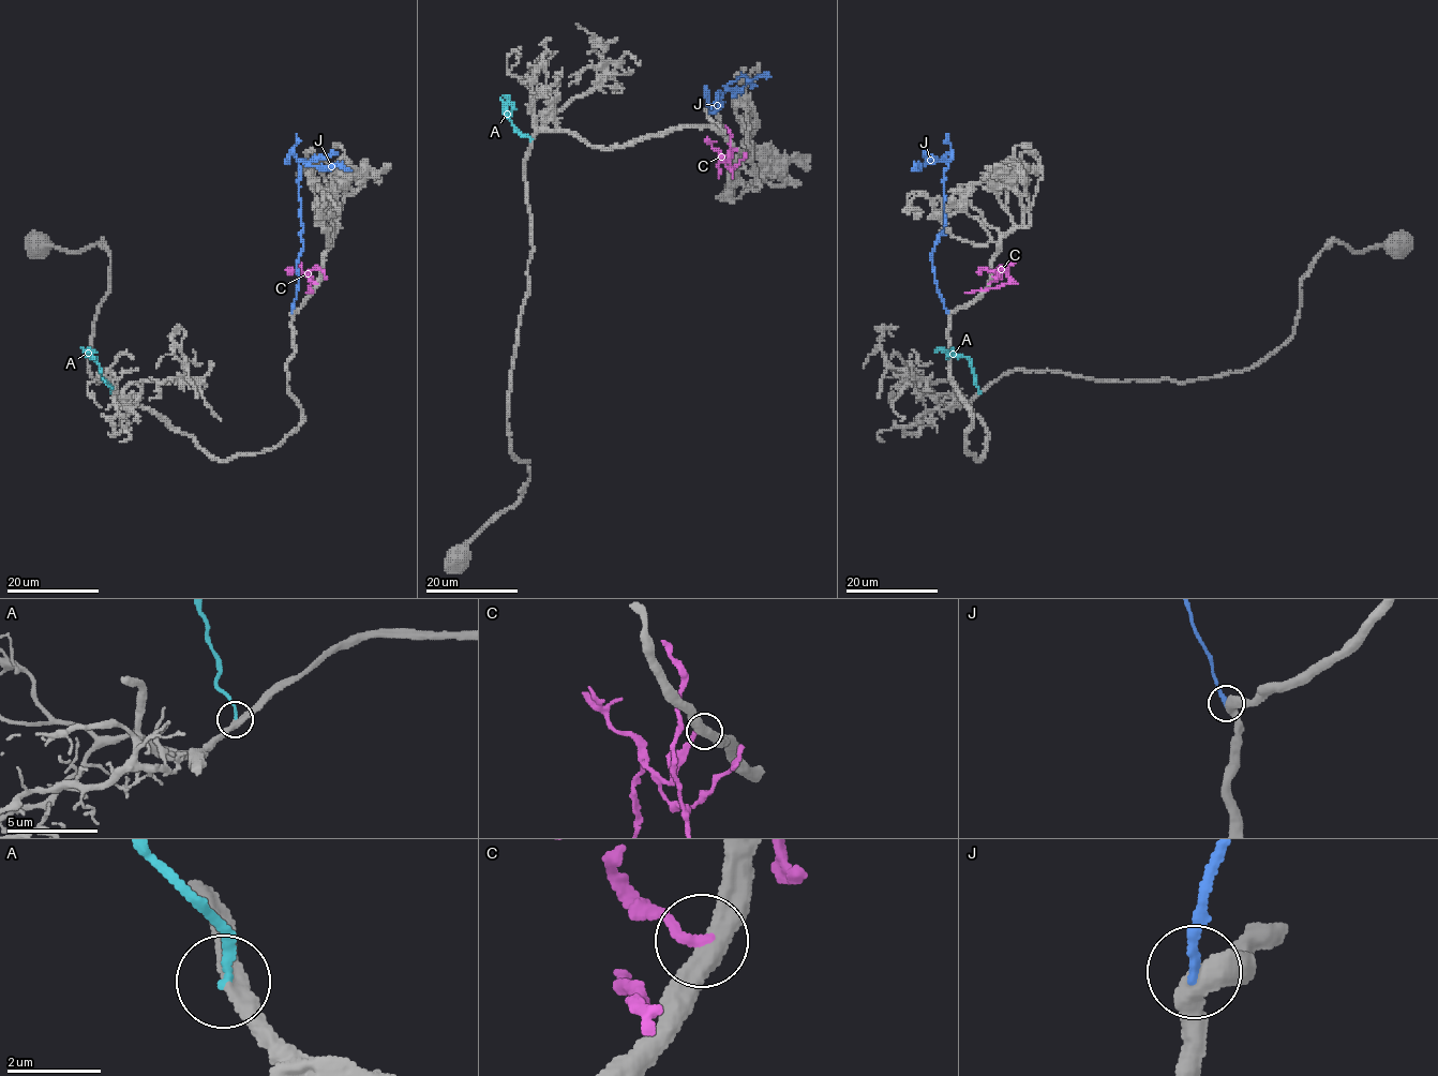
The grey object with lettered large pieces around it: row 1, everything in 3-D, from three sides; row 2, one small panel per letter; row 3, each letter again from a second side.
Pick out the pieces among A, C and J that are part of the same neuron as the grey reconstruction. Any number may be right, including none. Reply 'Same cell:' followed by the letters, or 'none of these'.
Same cell: A

